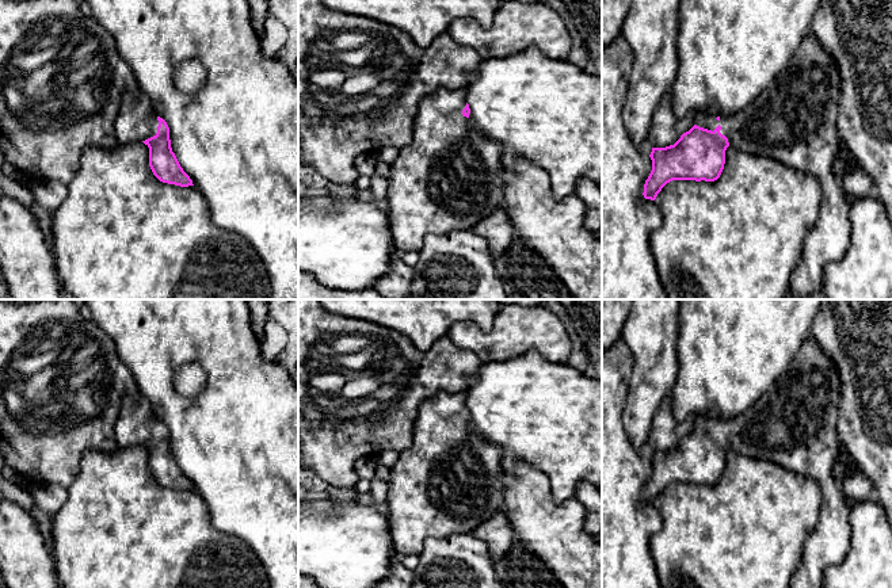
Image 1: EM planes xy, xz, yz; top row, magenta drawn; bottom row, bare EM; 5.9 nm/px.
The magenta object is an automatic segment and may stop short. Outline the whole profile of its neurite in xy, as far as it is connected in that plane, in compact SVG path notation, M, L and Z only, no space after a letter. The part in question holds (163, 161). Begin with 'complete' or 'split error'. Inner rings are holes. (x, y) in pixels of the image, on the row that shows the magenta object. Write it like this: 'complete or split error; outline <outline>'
split error; outline M142 92L137 98L123 98L114 131L118 144L144 142L149 148L149 167L160 182L194 186L172 152L167 122L155 112L150 99Z

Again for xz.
split error; outline M439 88L418 107L411 142L390 164L385 207L399 253L419 252L427 234L473 229L504 205L502 144L472 129L466 89Z

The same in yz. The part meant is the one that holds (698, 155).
split error; outline M809 31L790 64L744 110L725 117L697 114L695 125L674 145L652 148L652 171L645 180L643 195L655 201L662 188L672 180L717 180L724 169L725 150L729 145L816 176L822 186L822 206L817 221L803 241L800 260L790 282L793 294L803 299L816 299L822 297L826 267L845 256L851 237L850 205L842 182L832 171L842 144L836 127L839 100L840 76L836 62Z

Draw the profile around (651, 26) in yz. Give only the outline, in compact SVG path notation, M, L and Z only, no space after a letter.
M632 0L621 27L633 51L622 118L633 144L647 156L652 152L652 117L678 73L678 11L679 0Z

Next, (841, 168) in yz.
M851 157L849 161L840 161L836 160L832 164L834 175L838 180L842 180L849 172L851 172L854 168L858 168L858 163L854 157Z

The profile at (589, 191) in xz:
M582 177L575 186L575 195L586 206L586 228L598 234L602 230L602 190L594 180Z

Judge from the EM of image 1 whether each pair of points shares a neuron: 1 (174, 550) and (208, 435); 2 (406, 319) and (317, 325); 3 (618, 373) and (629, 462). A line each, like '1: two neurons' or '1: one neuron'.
1: two neurons
2: two neurons
3: one neuron

